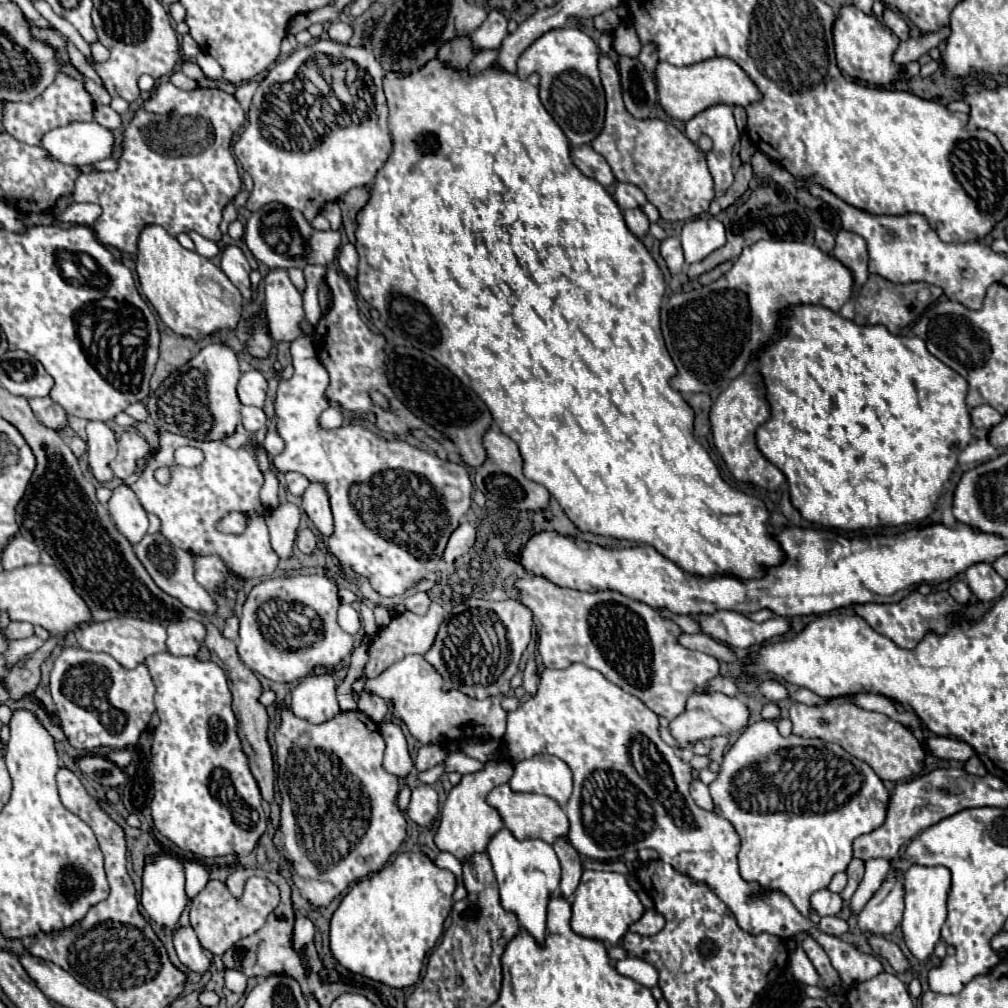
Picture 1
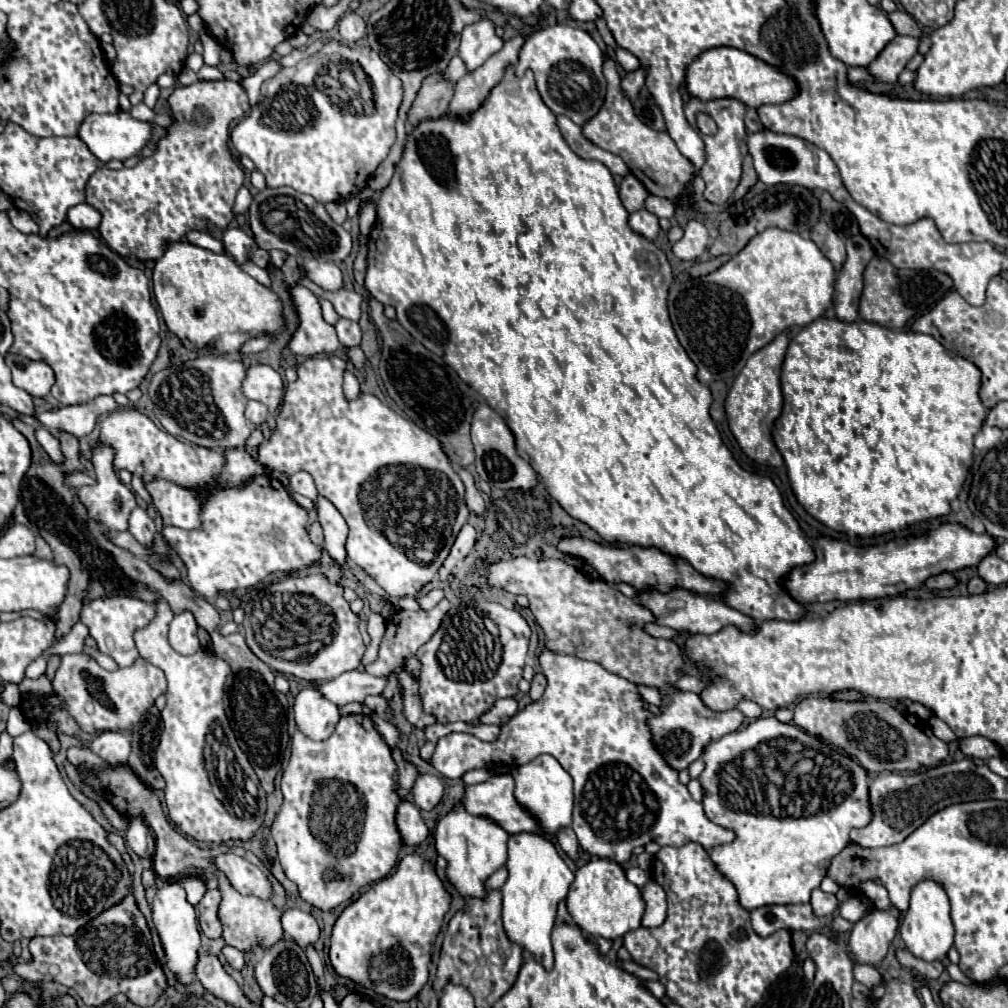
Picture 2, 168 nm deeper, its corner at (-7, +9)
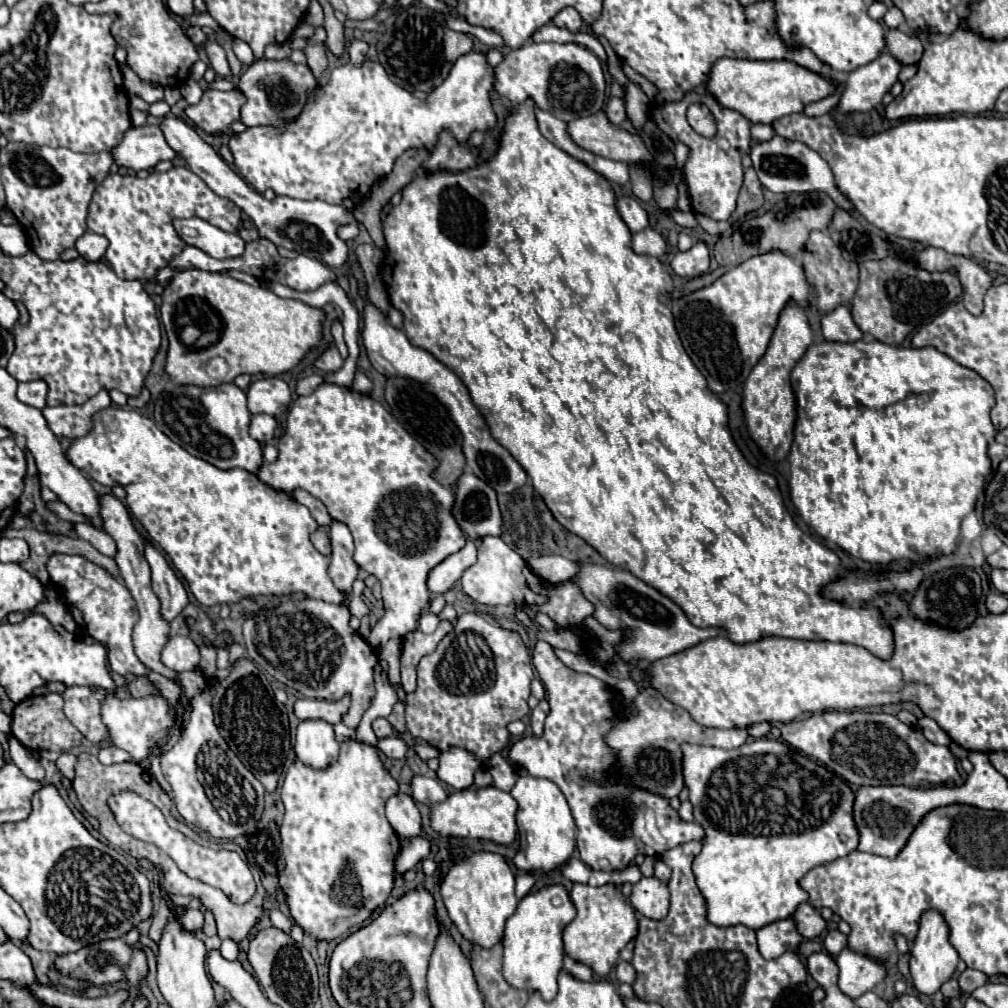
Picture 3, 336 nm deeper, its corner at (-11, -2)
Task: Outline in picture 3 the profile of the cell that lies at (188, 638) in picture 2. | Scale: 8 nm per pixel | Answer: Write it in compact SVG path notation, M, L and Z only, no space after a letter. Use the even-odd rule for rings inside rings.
M175 635L167 641L161 661L175 671L189 671L189 669L197 669L199 667L199 649L197 645L191 641L191 637L185 635Z

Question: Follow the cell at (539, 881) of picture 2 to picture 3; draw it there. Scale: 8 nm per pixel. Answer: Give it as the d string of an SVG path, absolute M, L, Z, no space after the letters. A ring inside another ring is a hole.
M547 885L535 891L533 895L525 895L513 917L507 919L505 923L505 933L503 933L503 947L505 947L505 957L503 957L503 977L515 987L515 989L527 989L527 991L539 991L545 1001L551 1001L557 995L557 975L563 967L563 927L575 917L575 905L571 901L569 891L563 885Z

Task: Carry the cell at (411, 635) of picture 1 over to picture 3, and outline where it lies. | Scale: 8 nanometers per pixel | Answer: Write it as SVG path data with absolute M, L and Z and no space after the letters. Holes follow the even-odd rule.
M441 621L439 627L429 635L415 629L415 631L407 633L403 637L403 645L401 645L401 683L403 683L405 693L413 693L417 689L415 669L417 669L421 657L435 651L439 641L451 631L451 627L453 627L451 621Z

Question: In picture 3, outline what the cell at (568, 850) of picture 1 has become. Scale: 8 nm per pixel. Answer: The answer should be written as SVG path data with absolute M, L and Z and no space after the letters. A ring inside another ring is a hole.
M565 955L565 971L569 971L573 977L581 979L581 981L591 981L593 979L593 969L585 963L579 963L575 959L571 959L569 955Z

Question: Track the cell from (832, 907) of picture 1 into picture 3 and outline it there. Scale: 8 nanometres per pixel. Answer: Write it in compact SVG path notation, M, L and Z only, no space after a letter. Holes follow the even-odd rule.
M801 903L799 905L799 911L795 913L795 919L797 919L799 933L805 939L815 939L827 927L827 921L821 917L819 909L815 909L811 903Z

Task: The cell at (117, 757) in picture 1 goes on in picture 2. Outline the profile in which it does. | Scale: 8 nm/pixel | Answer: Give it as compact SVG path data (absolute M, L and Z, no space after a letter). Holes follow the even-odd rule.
M101 732L93 738L89 748L107 764L125 764L131 754L129 734L125 732Z

